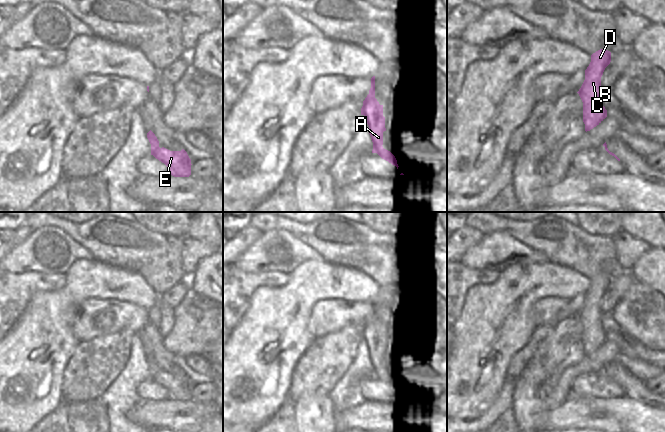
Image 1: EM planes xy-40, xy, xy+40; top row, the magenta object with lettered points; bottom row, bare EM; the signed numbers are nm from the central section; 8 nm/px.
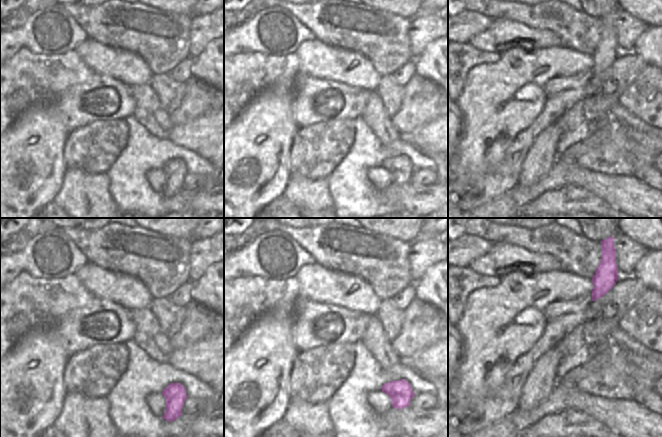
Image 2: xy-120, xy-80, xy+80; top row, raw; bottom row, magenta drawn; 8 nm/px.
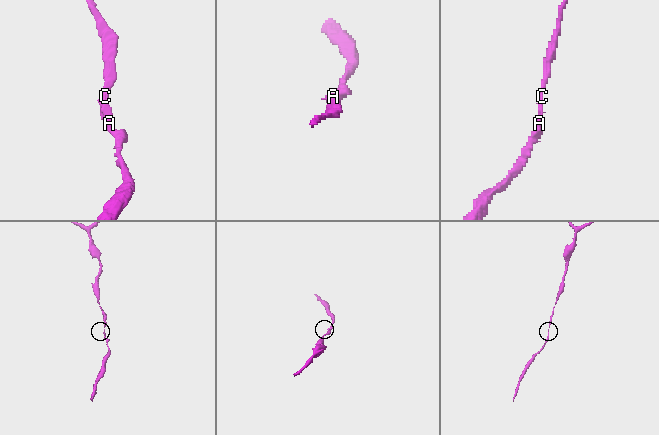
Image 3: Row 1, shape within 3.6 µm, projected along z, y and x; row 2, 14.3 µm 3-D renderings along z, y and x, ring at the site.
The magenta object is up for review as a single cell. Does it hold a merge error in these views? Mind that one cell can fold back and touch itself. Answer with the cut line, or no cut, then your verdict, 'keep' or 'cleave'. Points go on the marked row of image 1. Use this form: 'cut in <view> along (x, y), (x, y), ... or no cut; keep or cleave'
no cut; keep

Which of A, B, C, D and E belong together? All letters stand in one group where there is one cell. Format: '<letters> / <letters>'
A B C D E

